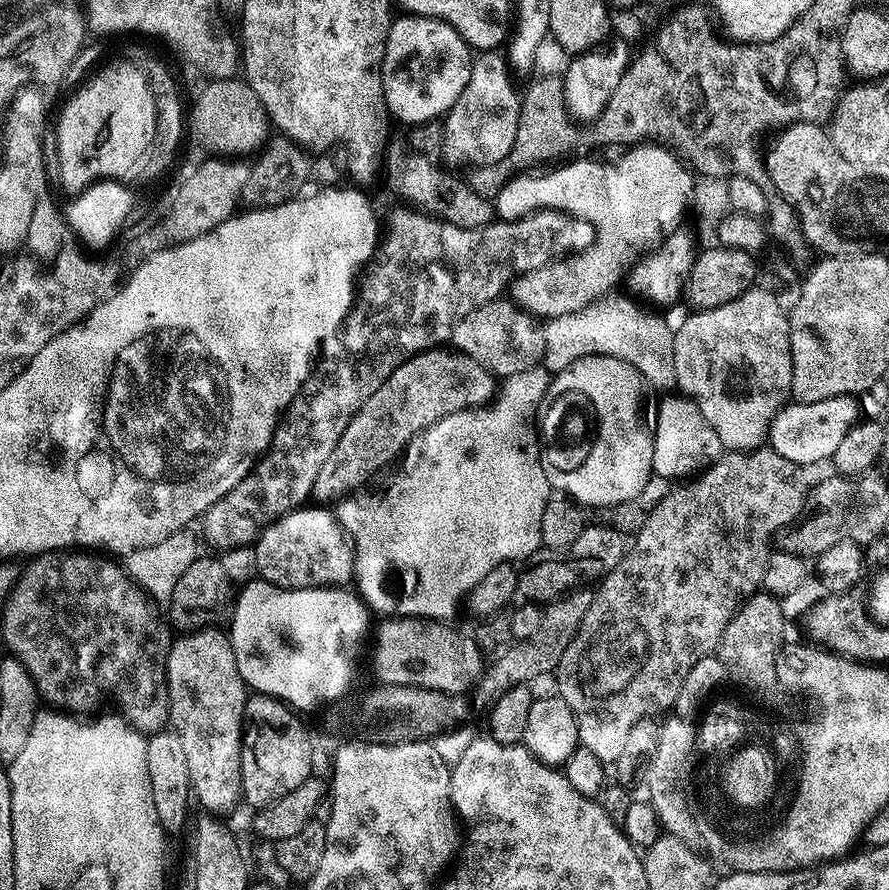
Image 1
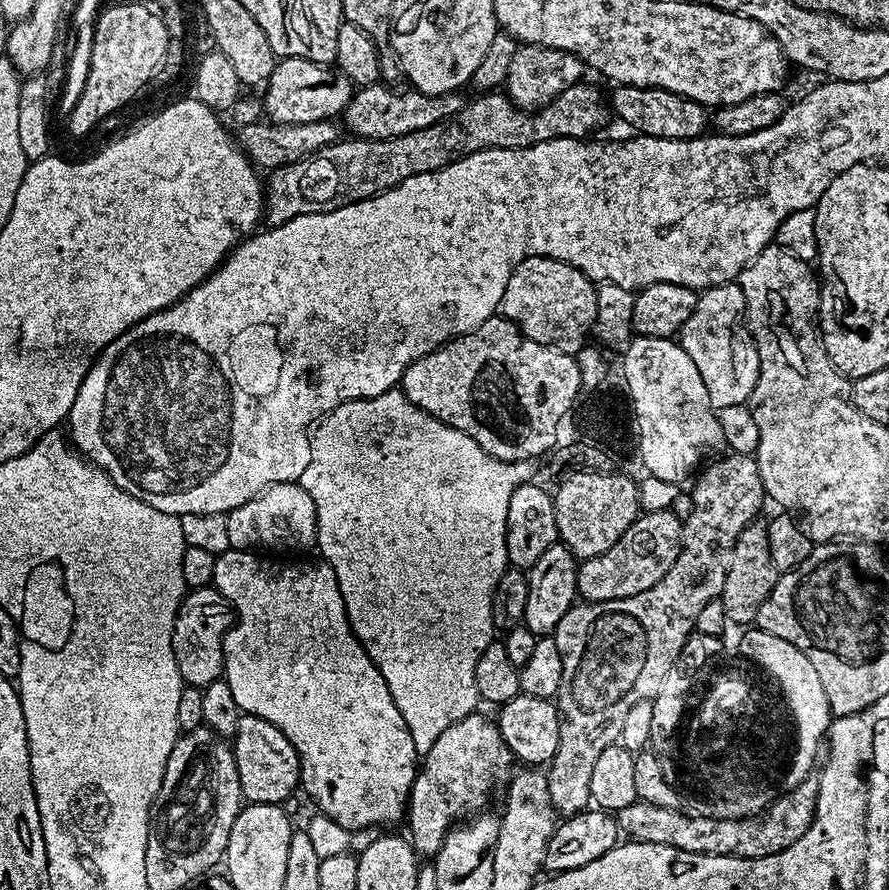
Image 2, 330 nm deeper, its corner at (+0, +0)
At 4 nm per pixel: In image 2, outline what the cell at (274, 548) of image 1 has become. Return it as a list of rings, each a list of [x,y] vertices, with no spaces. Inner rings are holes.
[[[293,482],[291,484],[271,484],[268,489],[261,492],[259,496],[256,496],[250,502],[246,502],[242,506],[238,506],[232,512],[227,513],[226,529],[229,535],[230,548],[243,548],[245,550],[263,550],[268,554],[284,554],[280,552],[300,552],[296,554],[304,554],[307,548],[310,550],[316,548],[316,507],[314,506],[314,498],[310,498],[310,494],[306,494],[306,490],[299,482]]]

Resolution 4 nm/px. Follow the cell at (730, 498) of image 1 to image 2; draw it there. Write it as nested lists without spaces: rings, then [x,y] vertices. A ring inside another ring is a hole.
[[[721,455],[713,459],[695,480],[692,509],[682,520],[680,553],[666,578],[650,586],[650,590],[642,590],[642,594],[634,594],[630,598],[593,604],[577,602],[562,622],[558,622],[554,635],[562,653],[562,682],[554,703],[560,712],[560,741],[552,763],[546,768],[550,802],[557,817],[574,816],[589,807],[592,799],[590,777],[594,775],[598,754],[602,754],[606,746],[619,741],[622,721],[634,702],[651,701],[656,697],[666,674],[670,674],[670,666],[674,666],[674,658],[678,658],[686,638],[692,635],[698,613],[704,609],[706,602],[719,597],[726,582],[726,570],[730,570],[730,558],[734,542],[738,542],[738,534],[742,534],[744,527],[761,515],[760,507],[766,504],[762,478],[752,456]]]

